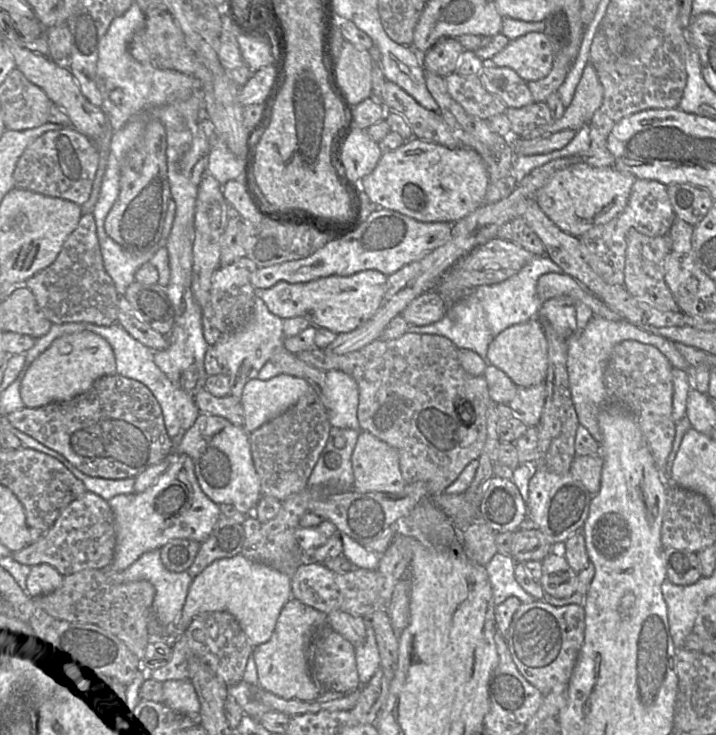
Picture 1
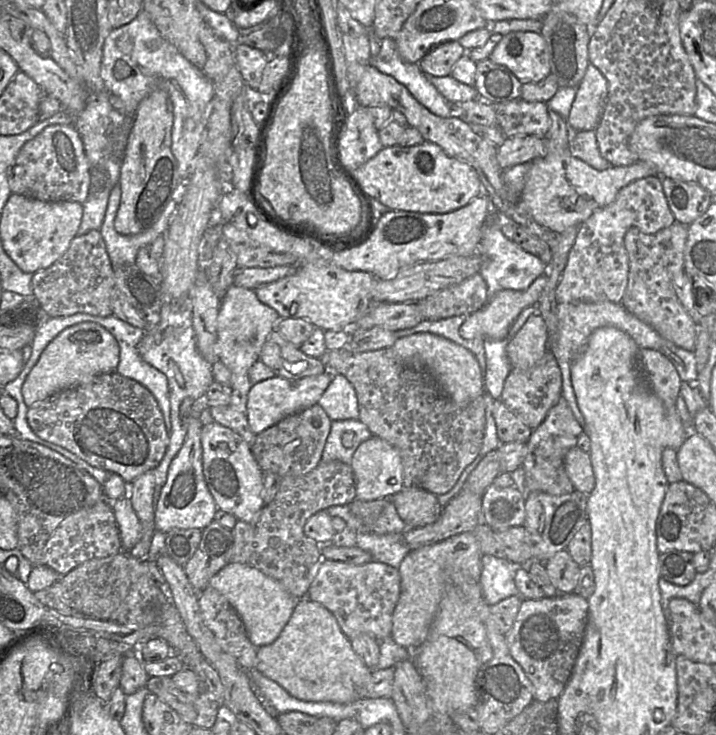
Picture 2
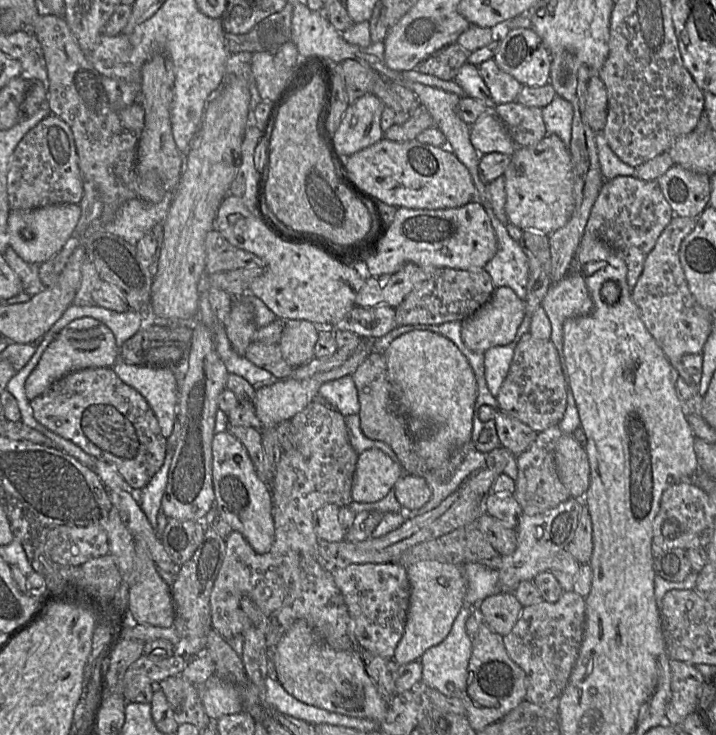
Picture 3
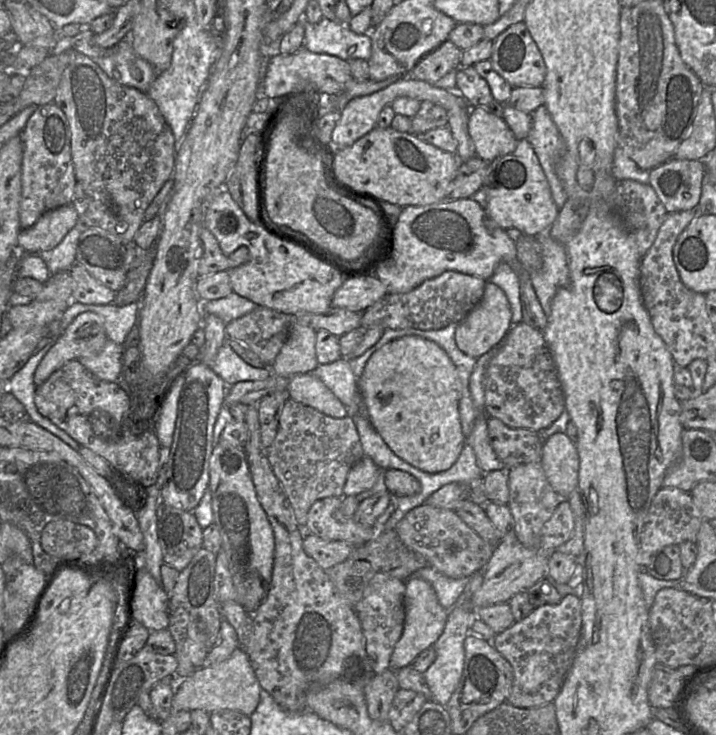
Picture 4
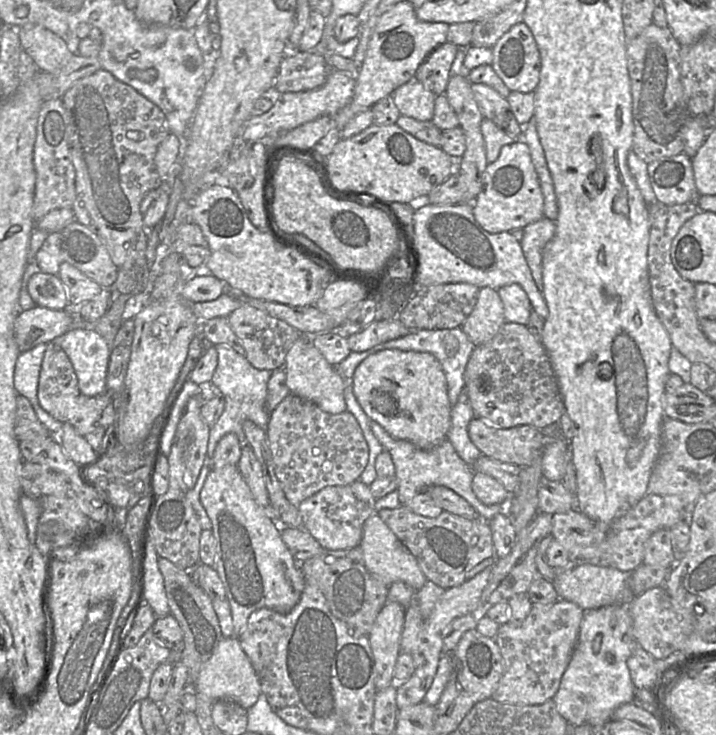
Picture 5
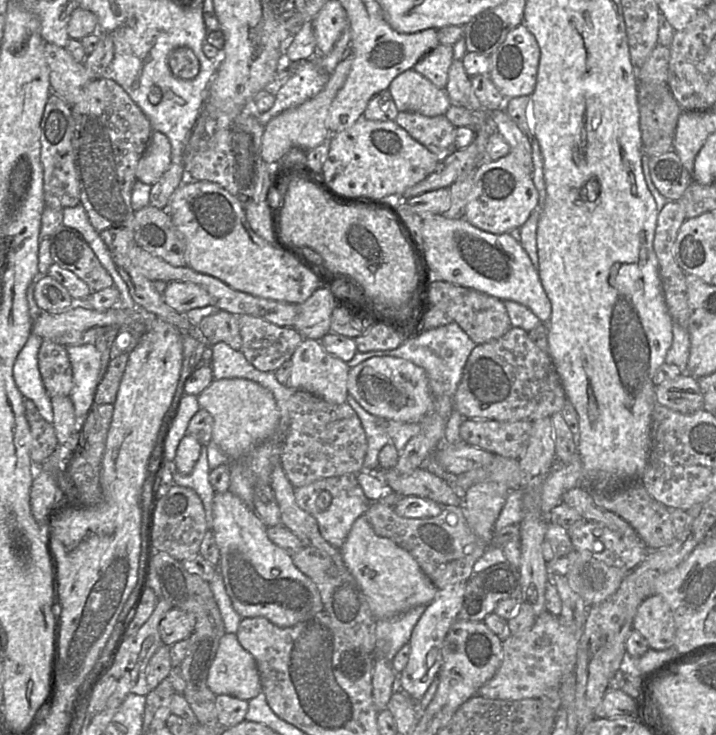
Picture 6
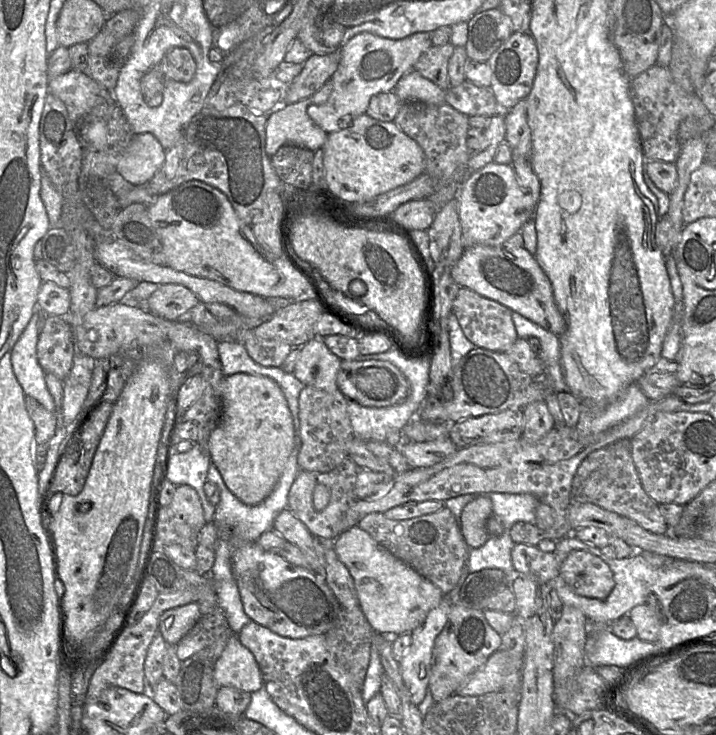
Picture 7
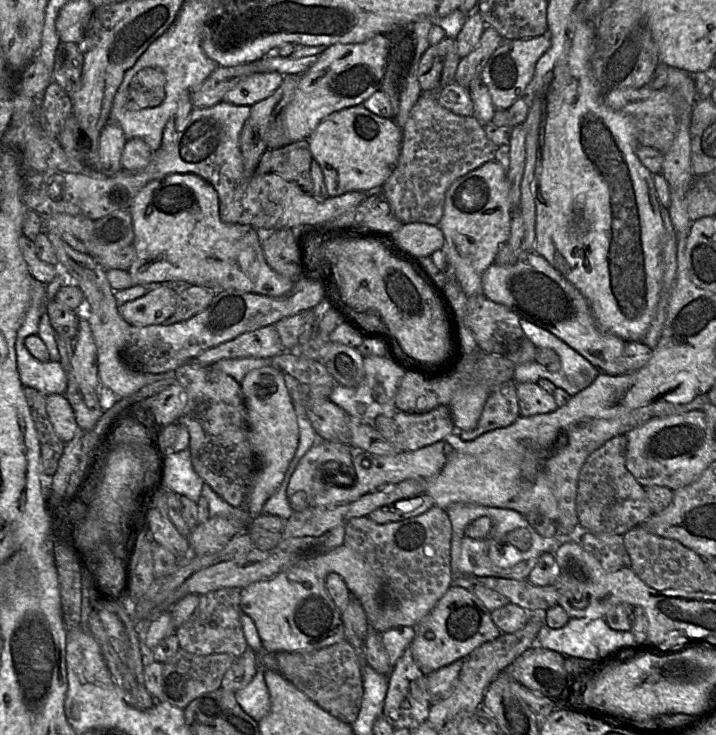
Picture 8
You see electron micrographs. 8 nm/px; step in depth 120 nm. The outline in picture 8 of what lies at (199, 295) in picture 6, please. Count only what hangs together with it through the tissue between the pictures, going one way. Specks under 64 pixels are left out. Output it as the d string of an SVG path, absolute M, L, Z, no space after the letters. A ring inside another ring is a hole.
M162 285L140 298L119 305L119 312L132 326L150 326L170 318L177 304L178 292Z

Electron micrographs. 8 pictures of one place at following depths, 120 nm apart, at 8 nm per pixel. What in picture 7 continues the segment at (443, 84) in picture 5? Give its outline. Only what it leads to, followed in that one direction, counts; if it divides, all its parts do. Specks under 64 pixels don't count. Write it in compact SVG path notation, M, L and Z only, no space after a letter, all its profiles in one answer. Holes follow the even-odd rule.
M451 42L444 45L432 45L421 55L414 69L446 91L451 87L448 63L454 50L455 46Z

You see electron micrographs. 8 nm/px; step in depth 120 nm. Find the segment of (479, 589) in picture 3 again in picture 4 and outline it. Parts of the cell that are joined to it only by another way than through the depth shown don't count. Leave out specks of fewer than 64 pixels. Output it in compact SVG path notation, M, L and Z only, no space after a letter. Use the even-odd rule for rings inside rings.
M430 566L419 569L411 577L429 582L436 592L439 603L447 611L455 606L469 581L469 577L450 578Z

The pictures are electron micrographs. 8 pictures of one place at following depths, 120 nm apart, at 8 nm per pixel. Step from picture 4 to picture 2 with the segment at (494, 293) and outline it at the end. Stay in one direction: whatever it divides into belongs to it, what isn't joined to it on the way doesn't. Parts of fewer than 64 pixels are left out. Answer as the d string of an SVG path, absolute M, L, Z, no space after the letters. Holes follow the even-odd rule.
M544 275L538 277L526 291L499 291L483 308L467 316L459 328L459 335L464 339L503 339L522 310L537 306L546 283L547 276Z

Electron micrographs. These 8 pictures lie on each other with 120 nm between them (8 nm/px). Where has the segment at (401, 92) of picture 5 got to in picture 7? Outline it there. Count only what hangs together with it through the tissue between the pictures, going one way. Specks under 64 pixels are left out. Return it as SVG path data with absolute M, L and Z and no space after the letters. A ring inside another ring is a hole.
M411 69L397 82L394 92L401 102L446 103L446 91Z

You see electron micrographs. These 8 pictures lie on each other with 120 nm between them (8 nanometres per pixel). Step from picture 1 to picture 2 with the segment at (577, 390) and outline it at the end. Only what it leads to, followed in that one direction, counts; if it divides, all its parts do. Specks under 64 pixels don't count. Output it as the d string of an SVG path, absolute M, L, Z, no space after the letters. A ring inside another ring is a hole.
M609 301L589 302L572 302L556 303L558 313L558 333L555 338L549 342L549 350L554 355L562 377L562 396L568 403L575 419L580 426L585 428L585 420L581 413L574 393L571 382L571 367L574 361L582 354L584 347L590 335L601 327L615 327L626 332L637 344L640 349L648 348L659 351L666 356L674 365L682 382L688 383L691 387L699 389L698 372L696 359L693 351L686 350L676 346L671 341L660 336L653 328L642 322L635 315L631 314L621 303L611 303Z

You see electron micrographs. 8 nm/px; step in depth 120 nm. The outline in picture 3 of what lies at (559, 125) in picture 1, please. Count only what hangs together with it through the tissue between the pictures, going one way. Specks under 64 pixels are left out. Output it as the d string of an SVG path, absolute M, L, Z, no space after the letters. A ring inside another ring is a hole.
M592 74L587 83L585 116L594 133L600 133L606 124L607 92L604 82L597 74Z

